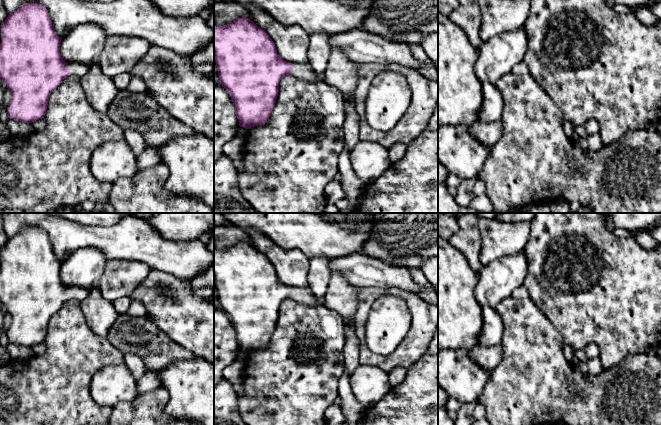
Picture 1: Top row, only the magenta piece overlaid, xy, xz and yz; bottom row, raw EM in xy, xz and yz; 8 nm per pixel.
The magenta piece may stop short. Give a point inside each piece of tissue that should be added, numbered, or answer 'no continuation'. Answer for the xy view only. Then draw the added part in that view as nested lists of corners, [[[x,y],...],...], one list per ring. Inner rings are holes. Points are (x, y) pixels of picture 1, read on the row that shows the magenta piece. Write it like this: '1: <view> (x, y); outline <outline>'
1: xy (80, 70); outline [[[68,63],[68,68],[71,75],[76,75],[82,78],[89,72],[90,65],[80,64],[80,63]]]

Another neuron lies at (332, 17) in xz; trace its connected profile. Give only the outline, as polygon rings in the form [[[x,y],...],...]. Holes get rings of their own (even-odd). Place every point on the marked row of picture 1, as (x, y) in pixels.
[[[231,0],[244,7],[256,6],[270,14],[276,21],[286,25],[300,26],[309,35],[330,35],[362,29],[373,0]]]

